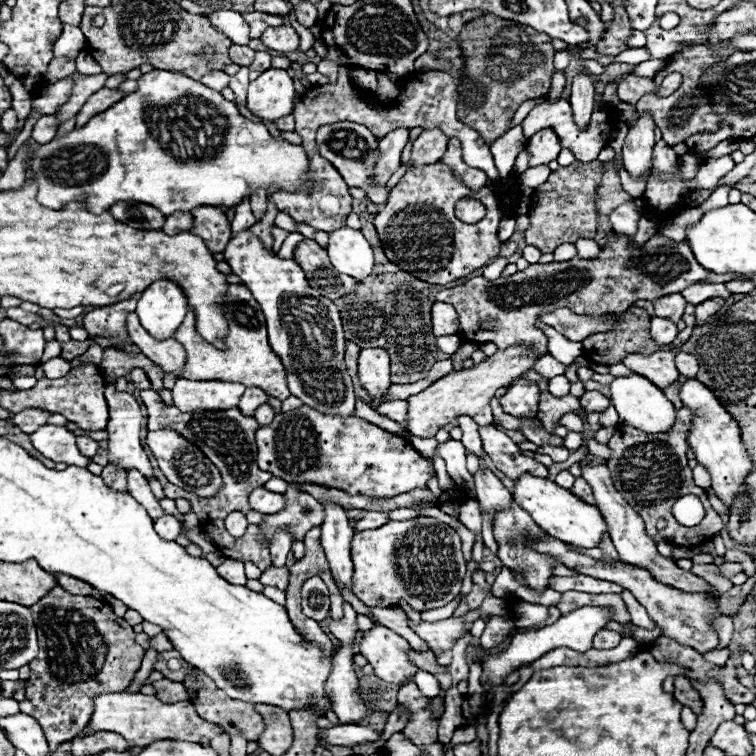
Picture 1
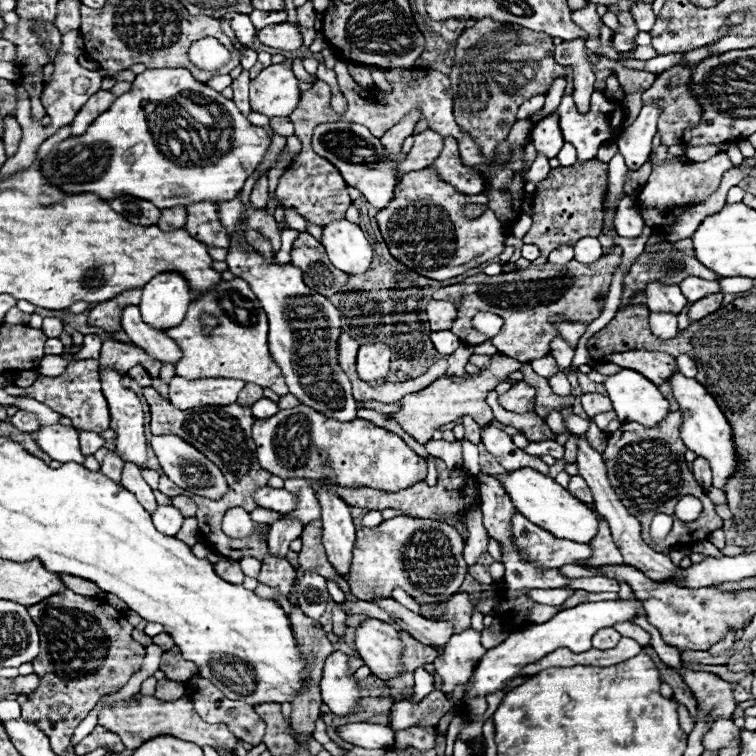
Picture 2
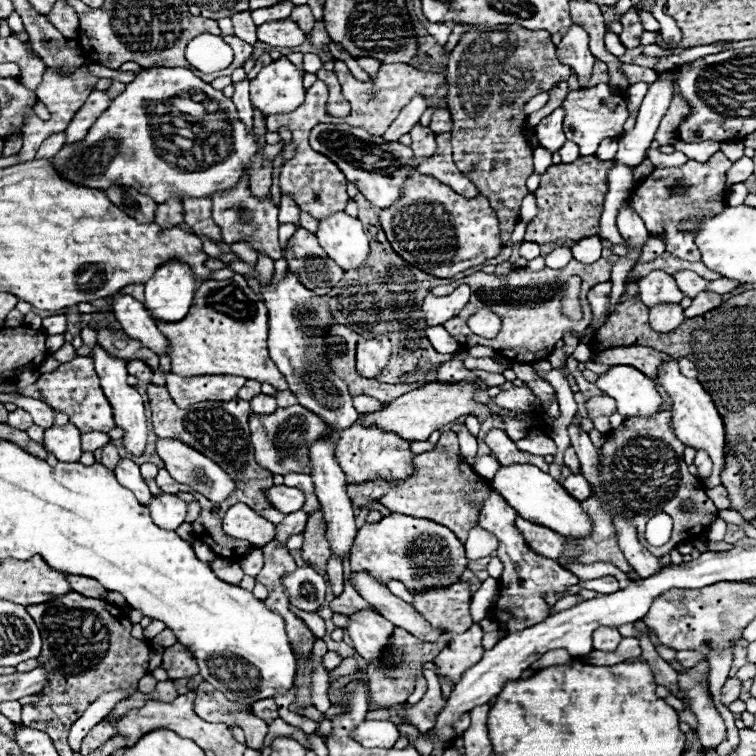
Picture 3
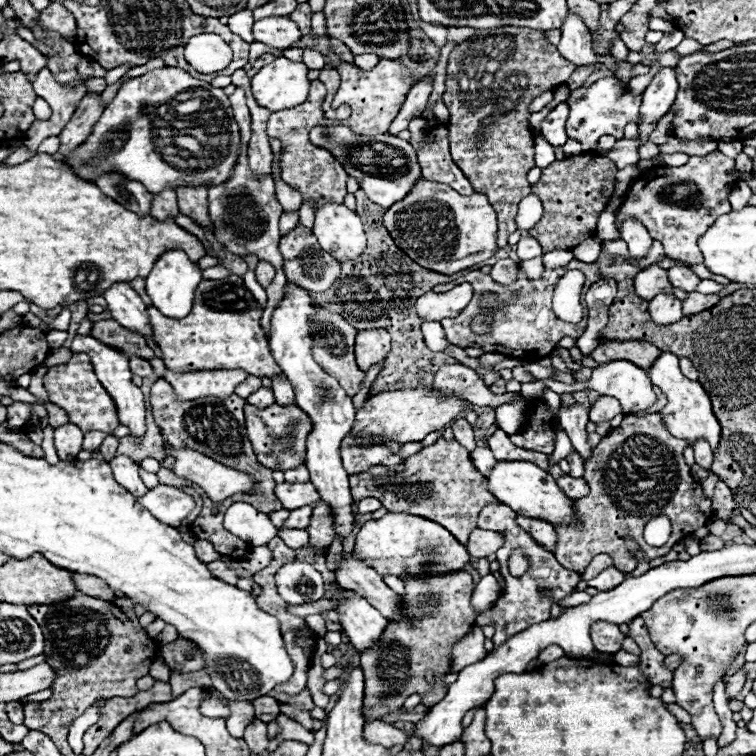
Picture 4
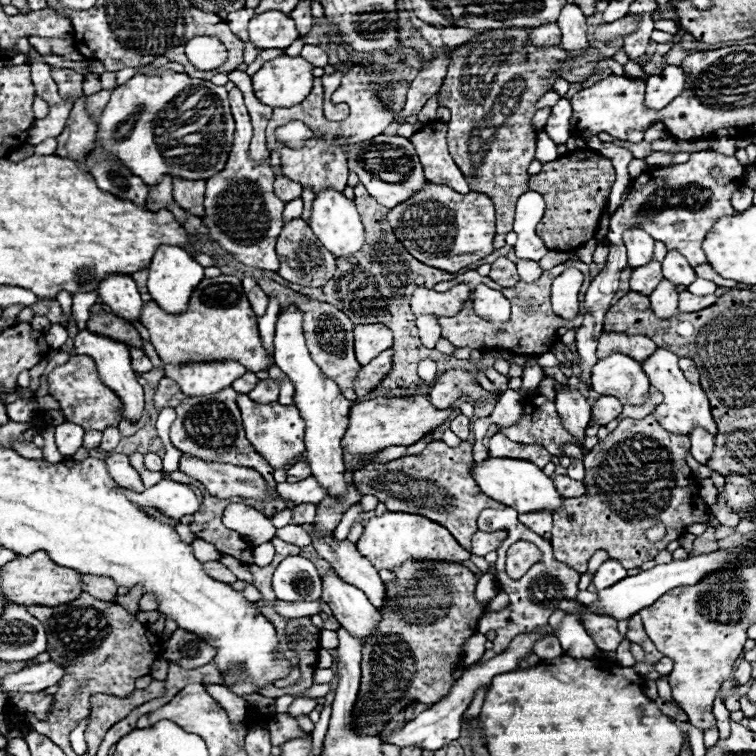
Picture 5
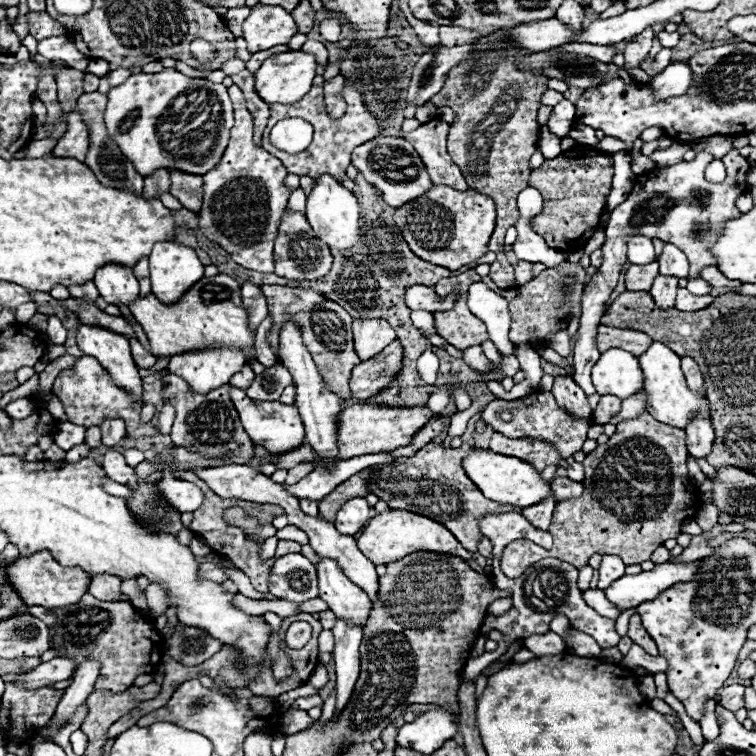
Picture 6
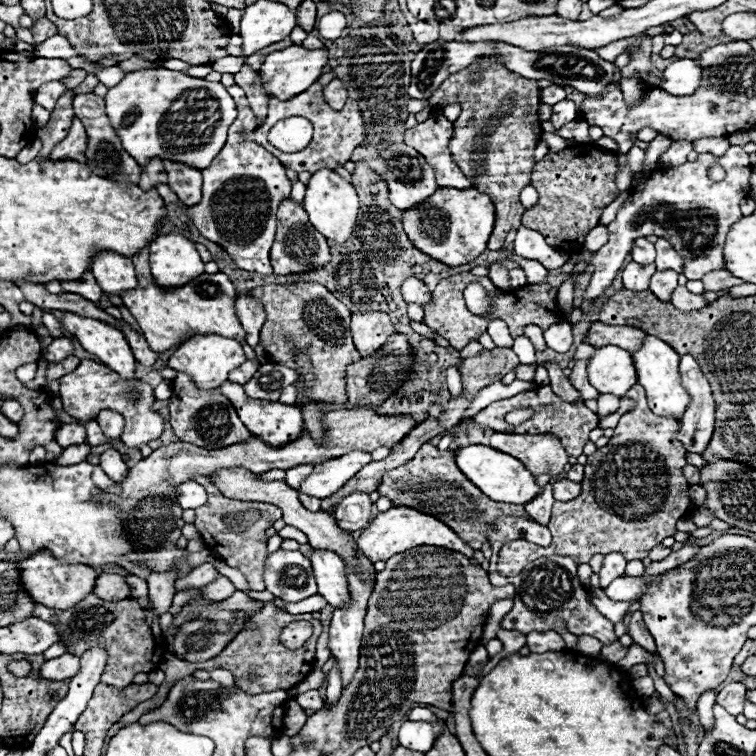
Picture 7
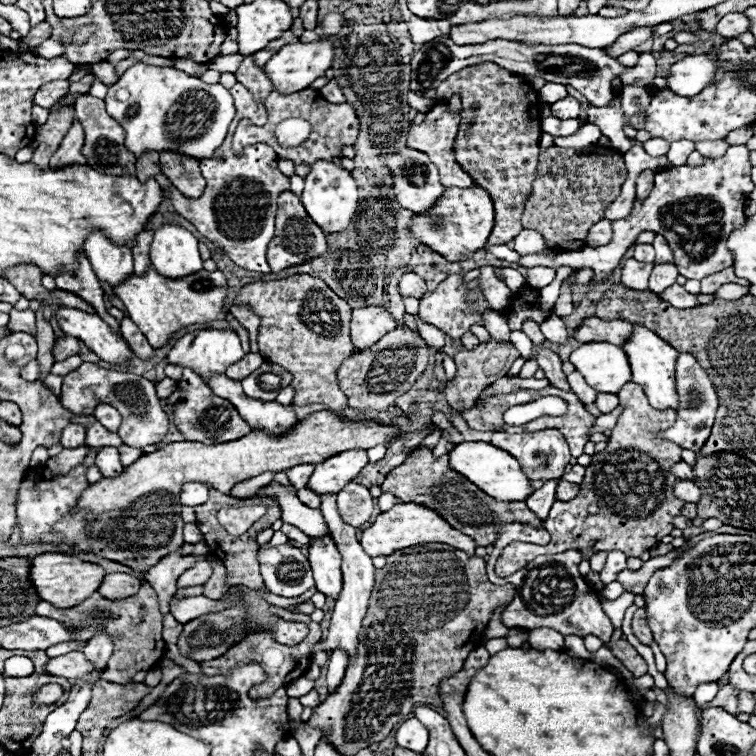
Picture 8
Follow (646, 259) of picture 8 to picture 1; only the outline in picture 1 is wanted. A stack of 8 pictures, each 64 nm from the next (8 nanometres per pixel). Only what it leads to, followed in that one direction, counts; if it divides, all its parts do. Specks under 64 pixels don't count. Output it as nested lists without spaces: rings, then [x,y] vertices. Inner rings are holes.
[[[630,200],[630,202],[624,202],[620,204],[612,214],[610,214],[610,220],[612,220],[612,226],[614,226],[614,232],[618,234],[628,234],[628,236],[634,236],[636,230],[638,230],[638,220],[640,220],[640,212],[636,208],[636,200]]]

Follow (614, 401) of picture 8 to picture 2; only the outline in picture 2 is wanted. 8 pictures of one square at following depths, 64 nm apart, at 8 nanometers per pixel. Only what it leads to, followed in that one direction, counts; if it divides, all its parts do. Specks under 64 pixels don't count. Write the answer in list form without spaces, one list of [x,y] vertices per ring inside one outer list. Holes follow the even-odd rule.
[[[584,394],[584,410],[590,418],[594,418],[596,414],[610,412],[612,402],[608,396],[602,396],[602,394]]]

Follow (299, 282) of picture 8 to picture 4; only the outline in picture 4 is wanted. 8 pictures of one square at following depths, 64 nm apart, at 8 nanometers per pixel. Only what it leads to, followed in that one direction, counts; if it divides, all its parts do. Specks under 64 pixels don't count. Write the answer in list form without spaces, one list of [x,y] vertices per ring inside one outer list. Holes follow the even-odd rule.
[[[260,262],[256,266],[256,280],[258,280],[258,284],[262,288],[268,288],[272,284],[272,278],[274,278],[274,268],[270,264],[266,264],[266,262]],[[318,306],[316,308],[316,314],[312,316],[312,322],[310,322],[310,330],[312,330],[312,346],[314,346],[314,352],[312,356],[316,358],[316,362],[320,362],[320,366],[332,374],[340,386],[344,386],[346,394],[352,398],[356,396],[356,392],[360,390],[360,382],[364,380],[364,372],[358,368],[356,360],[354,360],[354,338],[356,338],[356,328],[350,326],[348,320],[344,320],[340,314],[324,308],[324,306]]]

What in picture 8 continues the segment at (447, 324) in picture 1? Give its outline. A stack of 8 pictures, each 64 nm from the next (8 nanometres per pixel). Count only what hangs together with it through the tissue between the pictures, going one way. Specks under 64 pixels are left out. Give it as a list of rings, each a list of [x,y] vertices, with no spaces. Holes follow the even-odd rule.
[[[416,272],[402,274],[402,278],[400,278],[400,294],[422,298],[424,292],[426,292],[426,284],[424,284],[424,280]]]

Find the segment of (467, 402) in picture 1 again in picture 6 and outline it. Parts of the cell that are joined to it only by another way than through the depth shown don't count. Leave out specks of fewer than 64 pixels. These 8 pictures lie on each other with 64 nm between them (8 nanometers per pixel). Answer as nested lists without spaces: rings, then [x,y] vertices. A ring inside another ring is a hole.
[[[352,404],[344,408],[338,416],[338,460],[352,458],[358,454],[388,452],[400,446],[408,446],[416,430],[420,430],[430,418],[434,418],[426,408],[386,408],[374,404]]]

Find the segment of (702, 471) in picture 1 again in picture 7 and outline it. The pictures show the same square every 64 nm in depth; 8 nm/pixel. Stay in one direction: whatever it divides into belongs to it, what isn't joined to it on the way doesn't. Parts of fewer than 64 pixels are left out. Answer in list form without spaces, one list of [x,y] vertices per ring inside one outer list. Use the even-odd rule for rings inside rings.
[[[690,354],[680,358],[680,380],[690,396],[690,404],[680,418],[676,440],[680,440],[688,452],[702,454],[714,432],[716,402],[706,376]]]

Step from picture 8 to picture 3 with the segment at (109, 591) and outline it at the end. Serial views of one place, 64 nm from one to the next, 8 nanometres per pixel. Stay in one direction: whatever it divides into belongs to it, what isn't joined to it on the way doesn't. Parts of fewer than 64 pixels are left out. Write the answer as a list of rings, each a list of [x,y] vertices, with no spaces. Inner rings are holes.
[[[68,576],[68,582],[72,586],[74,592],[80,592],[84,596],[90,598],[98,598],[104,600],[108,596],[108,590],[104,590],[104,586],[100,586],[100,582],[96,582],[94,578],[76,578],[76,576]]]

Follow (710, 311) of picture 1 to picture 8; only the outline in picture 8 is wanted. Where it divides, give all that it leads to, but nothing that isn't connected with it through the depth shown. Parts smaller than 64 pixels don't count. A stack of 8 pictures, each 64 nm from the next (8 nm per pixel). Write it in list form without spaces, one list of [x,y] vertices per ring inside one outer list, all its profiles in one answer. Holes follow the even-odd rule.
[[[672,284],[672,286],[668,286],[668,290],[664,290],[662,294],[658,294],[658,298],[664,298],[664,302],[668,302],[668,304],[672,304],[672,306],[676,306],[676,308],[692,308],[692,306],[698,306],[698,302],[696,302],[696,296],[694,294],[688,294],[686,290],[684,290],[684,286],[680,286],[680,284]]]

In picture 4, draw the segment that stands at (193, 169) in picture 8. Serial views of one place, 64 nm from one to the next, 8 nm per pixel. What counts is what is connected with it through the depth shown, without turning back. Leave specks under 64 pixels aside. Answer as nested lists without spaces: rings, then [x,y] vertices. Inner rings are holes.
[[[184,186],[184,188],[176,188],[178,194],[178,206],[180,212],[186,214],[188,218],[192,218],[196,224],[202,224],[206,228],[212,230],[212,222],[208,218],[208,194],[206,188],[192,188],[192,186]]]

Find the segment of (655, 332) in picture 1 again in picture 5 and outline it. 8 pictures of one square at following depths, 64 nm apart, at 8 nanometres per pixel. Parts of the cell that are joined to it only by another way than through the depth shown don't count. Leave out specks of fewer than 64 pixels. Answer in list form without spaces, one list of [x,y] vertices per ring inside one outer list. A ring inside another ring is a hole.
[[[666,278],[660,280],[660,284],[656,286],[656,290],[650,294],[650,302],[652,302],[652,310],[658,318],[670,318],[678,312],[678,292],[676,292],[676,284],[668,282]]]

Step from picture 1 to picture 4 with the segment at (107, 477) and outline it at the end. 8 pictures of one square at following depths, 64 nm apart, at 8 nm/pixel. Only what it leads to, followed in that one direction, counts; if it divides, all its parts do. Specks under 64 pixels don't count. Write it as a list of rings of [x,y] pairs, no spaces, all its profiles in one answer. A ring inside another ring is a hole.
[[[108,434],[108,436],[104,438],[104,442],[102,442],[102,446],[100,446],[98,450],[102,452],[104,460],[110,462],[110,460],[116,456],[116,448],[118,448],[118,438],[116,438],[114,434]]]

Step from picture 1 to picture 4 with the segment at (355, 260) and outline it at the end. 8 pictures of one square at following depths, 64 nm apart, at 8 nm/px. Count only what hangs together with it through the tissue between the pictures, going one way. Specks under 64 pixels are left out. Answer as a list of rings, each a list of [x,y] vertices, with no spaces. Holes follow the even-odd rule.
[[[326,202],[316,210],[314,228],[320,246],[328,250],[338,262],[354,260],[366,248],[366,234],[360,216],[344,204]]]

